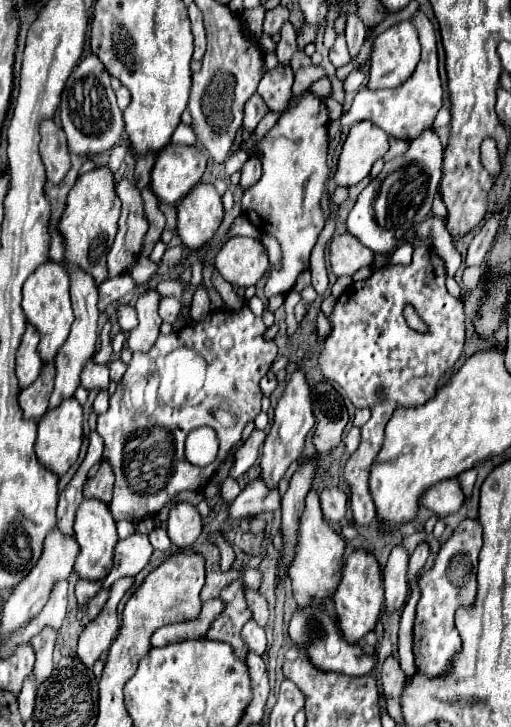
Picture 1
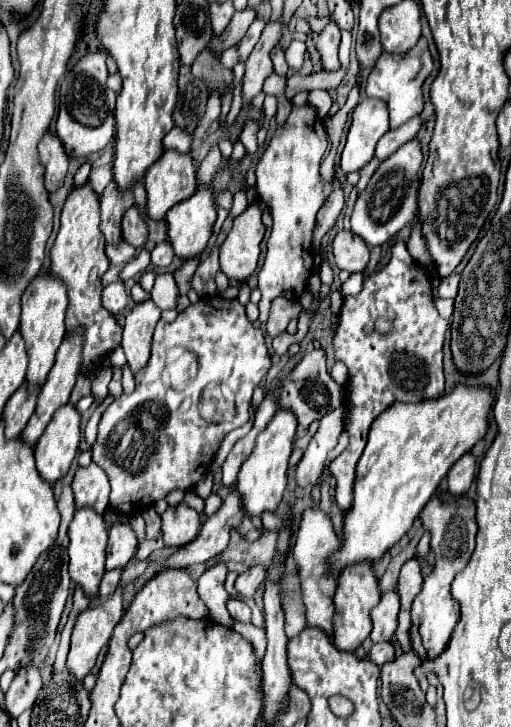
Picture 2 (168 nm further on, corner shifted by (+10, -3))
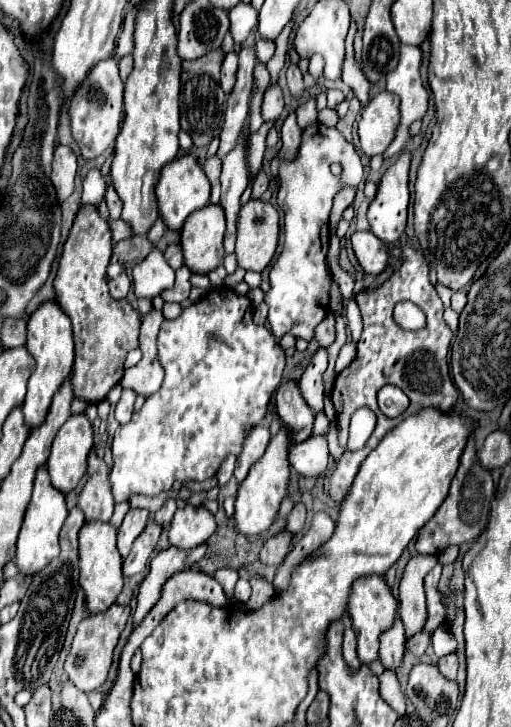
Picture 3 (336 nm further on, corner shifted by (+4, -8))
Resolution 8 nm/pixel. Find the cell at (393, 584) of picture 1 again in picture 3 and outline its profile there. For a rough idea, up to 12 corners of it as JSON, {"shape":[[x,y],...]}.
{"shape":[[401,619],[381,635],[379,659],[395,671],[405,655]]}

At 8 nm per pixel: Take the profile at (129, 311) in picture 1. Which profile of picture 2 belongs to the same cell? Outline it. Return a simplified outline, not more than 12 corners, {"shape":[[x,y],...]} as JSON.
{"shape":[[123,282],[103,290],[103,306],[113,316],[125,310],[127,292]]}

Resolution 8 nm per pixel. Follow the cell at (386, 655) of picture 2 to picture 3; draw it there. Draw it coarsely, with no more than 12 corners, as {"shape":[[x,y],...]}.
{"shape":[[419,631],[407,639],[407,651],[423,655],[431,645],[431,633]]}

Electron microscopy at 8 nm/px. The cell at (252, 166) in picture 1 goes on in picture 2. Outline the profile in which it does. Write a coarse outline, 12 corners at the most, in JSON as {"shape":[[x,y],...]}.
{"shape":[[247,122],[239,134],[247,156],[257,152],[257,122]]}

